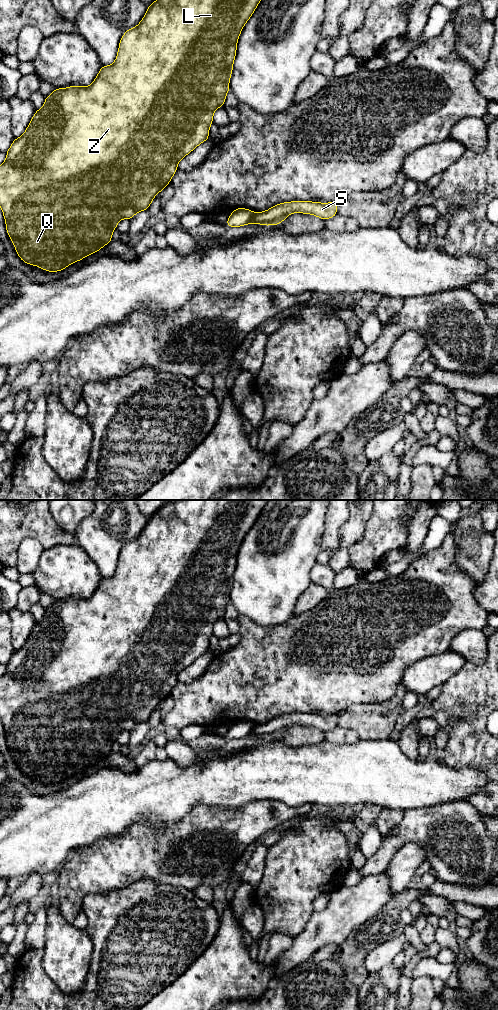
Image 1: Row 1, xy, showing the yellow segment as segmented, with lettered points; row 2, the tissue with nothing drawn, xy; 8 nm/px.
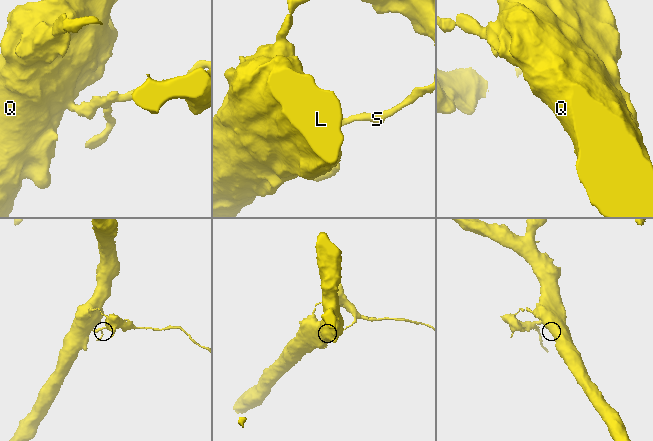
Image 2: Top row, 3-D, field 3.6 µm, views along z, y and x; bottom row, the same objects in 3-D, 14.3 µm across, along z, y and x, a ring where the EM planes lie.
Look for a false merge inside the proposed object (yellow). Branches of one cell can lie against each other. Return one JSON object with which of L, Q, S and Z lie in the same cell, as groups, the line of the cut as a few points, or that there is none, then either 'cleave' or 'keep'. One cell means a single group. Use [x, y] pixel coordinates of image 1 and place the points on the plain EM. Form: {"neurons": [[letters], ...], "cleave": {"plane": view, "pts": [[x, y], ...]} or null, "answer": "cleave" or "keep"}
{"neurons": [["L", "Q", "Z"], ["S"]], "cleave": {"plane": "xy", "pts": [[254, 725], [248, 735]]}, "answer": "cleave"}

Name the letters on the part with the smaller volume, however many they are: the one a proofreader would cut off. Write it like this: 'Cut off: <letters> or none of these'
Cut off: S

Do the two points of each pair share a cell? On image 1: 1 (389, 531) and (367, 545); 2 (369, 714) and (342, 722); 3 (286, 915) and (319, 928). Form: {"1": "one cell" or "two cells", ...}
{"1": "one cell", "2": "one cell", "3": "two cells"}

